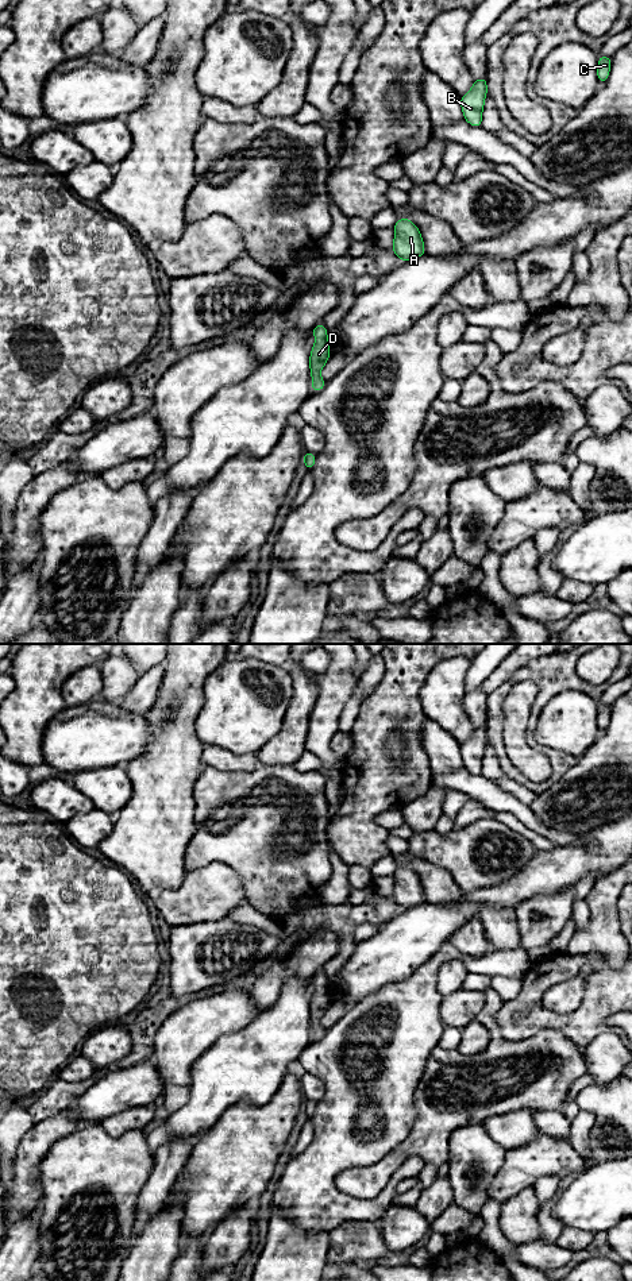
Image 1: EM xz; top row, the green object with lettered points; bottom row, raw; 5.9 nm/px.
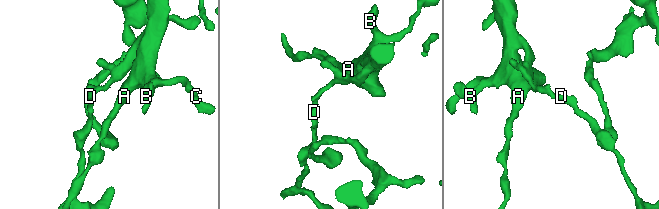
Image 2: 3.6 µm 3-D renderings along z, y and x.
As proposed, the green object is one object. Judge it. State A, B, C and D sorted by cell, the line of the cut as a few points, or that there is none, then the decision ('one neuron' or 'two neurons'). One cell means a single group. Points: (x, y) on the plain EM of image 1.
A B C D; no cut; one neuron

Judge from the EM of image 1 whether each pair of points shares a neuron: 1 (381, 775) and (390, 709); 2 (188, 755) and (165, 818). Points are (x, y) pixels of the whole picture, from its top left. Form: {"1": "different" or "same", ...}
{"1": "same", "2": "same"}

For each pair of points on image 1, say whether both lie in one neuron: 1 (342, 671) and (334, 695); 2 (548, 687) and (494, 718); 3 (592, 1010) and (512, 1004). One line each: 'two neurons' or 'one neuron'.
1: one neuron
2: one neuron
3: one neuron

